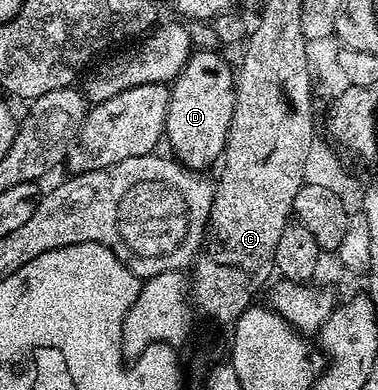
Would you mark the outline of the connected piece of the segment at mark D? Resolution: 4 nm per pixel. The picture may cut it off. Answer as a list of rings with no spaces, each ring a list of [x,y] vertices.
[[[196,49],[187,63],[183,65],[183,71],[170,83],[171,99],[169,100],[169,112],[167,113],[167,129],[165,131],[166,145],[171,145],[170,153],[178,161],[182,162],[189,170],[206,171],[206,166],[211,166],[223,157],[223,149],[227,146],[229,136],[229,124],[233,120],[233,108],[235,107],[235,75],[236,71],[219,55],[218,49]]]

